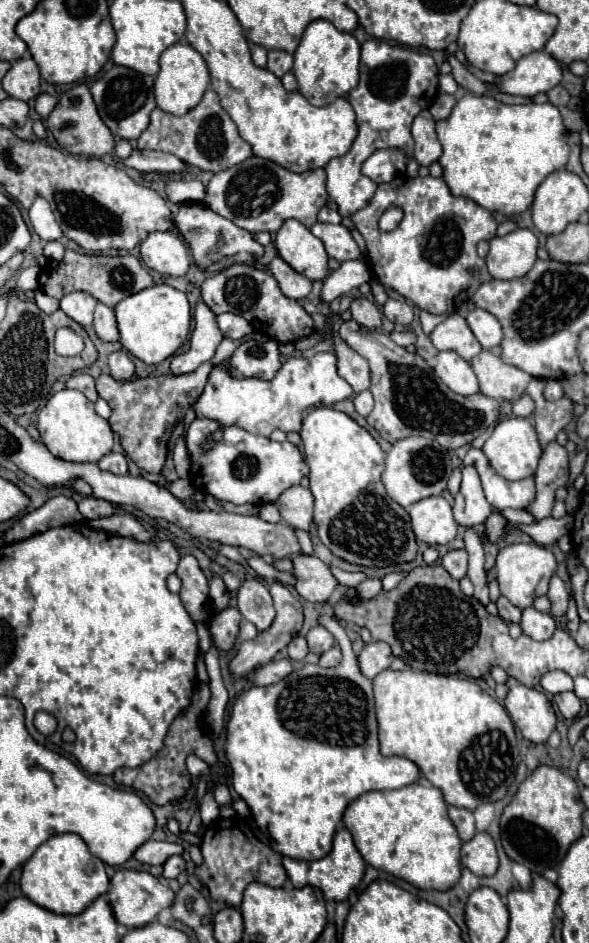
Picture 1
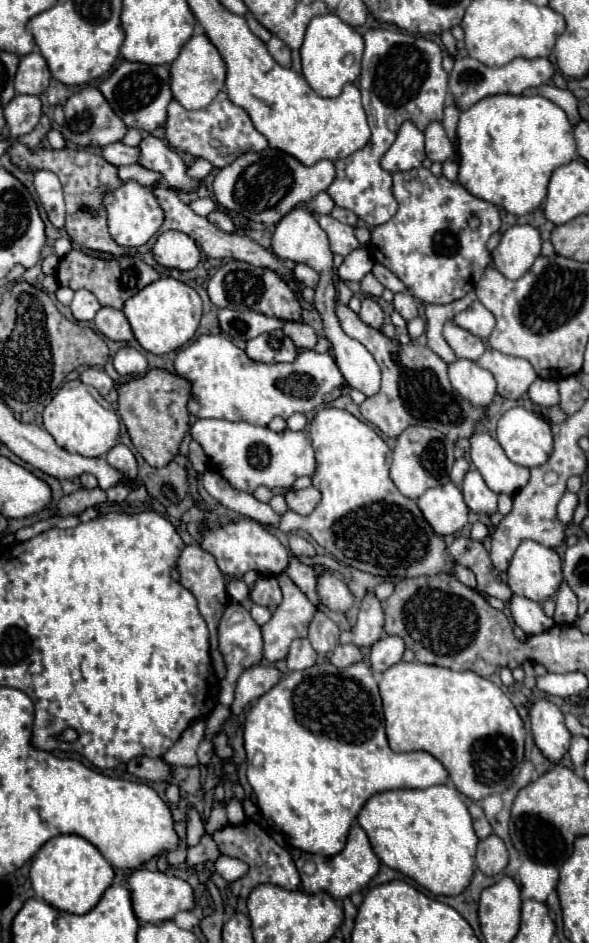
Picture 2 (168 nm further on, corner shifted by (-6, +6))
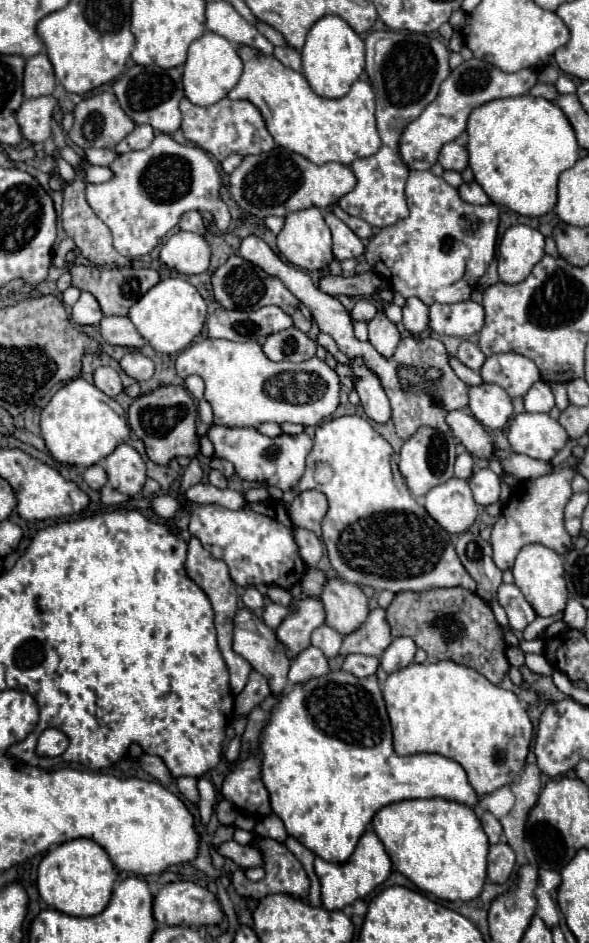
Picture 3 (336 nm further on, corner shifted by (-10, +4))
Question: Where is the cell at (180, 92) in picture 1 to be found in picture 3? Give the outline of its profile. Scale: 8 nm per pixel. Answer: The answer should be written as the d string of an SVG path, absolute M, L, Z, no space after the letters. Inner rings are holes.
M206 32L188 48L188 60L184 64L184 92L192 104L210 106L222 100L238 84L242 68L244 64L238 56L238 50L224 36L216 32Z

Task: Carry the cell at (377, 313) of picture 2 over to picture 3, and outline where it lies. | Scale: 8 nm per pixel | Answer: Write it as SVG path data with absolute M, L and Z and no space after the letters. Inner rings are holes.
M382 312L374 316L372 322L368 322L368 332L370 332L370 344L384 356L392 358L396 352L396 346L400 342L400 332L396 324L392 324Z

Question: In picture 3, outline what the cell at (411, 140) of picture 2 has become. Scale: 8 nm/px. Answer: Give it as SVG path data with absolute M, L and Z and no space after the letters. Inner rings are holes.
M472 58L462 62L458 68L450 72L450 76L442 82L440 92L434 102L430 102L424 112L406 126L406 132L400 140L402 160L410 170L430 170L444 144L456 140L466 130L466 120L470 112L490 100L508 98L508 96L524 96L536 84L536 74L532 70L518 70L514 74L506 74L498 68L492 68L488 62Z

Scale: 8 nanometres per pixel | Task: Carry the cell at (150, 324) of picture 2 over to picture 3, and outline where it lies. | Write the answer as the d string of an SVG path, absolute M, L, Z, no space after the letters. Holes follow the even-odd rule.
M166 278L150 288L132 308L128 318L142 334L142 338L162 354L178 354L186 350L192 340L200 334L206 322L206 300L200 292L182 278Z

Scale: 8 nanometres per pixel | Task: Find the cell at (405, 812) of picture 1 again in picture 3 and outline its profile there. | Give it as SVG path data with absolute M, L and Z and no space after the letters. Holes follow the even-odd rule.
M442 798L430 800L402 800L384 806L372 820L376 836L382 840L394 868L412 880L422 892L434 894L440 900L474 900L486 882L486 858L488 858L488 836L482 832L482 824L472 808L460 802L448 802Z

